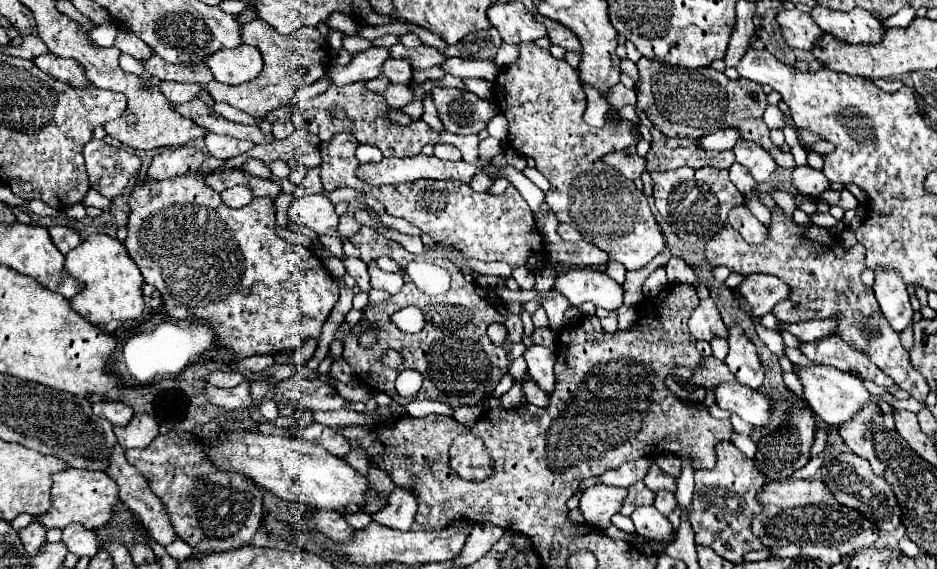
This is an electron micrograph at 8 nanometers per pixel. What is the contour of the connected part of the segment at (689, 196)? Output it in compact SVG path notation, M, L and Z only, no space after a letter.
M679 167L673 171L655 171L653 177L653 199L663 219L675 221L675 235L687 243L699 239L711 239L719 229L727 225L727 213L735 205L743 205L743 195L735 189L729 173L715 167Z

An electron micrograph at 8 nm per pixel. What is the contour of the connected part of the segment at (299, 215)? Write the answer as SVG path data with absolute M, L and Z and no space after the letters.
M305 195L301 199L295 199L289 207L289 219L295 223L305 225L307 229L315 231L317 235L333 235L339 237L337 231L337 213L329 197L321 195Z

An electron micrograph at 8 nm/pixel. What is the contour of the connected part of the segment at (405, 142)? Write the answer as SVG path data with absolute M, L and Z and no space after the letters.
M355 83L355 85L347 85L347 87L335 87L331 85L325 93L297 103L293 107L293 123L297 129L315 133L321 141L331 141L337 133L351 133L359 143L367 143L367 145L375 145L377 149L381 149L383 157L415 157L421 153L421 147L431 143L451 143L455 145L461 153L463 153L463 161L467 163L475 163L481 167L479 161L479 151L477 151L477 137L459 137L459 135L451 135L451 133L435 133L431 131L431 127L425 121L411 121L409 125L399 125L393 123L387 115L389 105L385 103L385 99L381 95L377 95L375 91L369 91L365 87L365 83Z

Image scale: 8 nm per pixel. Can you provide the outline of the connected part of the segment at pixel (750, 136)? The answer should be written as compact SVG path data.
M645 57L637 61L637 67L641 77L637 89L637 109L643 111L649 121L667 137L703 137L717 129L733 127L739 131L741 139L753 141L765 151L771 151L779 167L789 169L795 163L791 153L783 153L769 139L769 129L763 125L763 109L767 107L767 101L759 83L743 77L733 81L725 73L719 73L711 67L671 67Z

